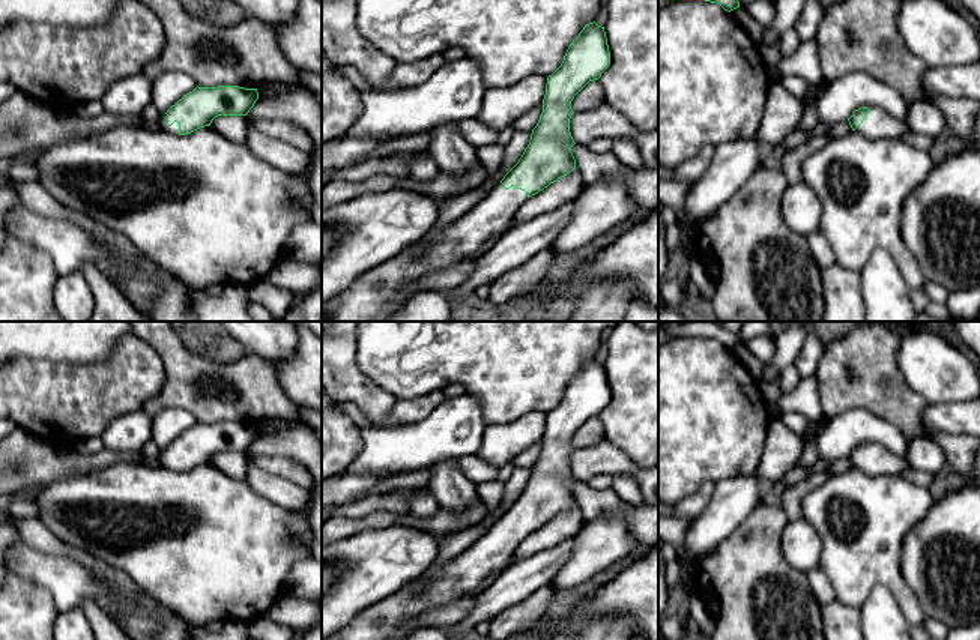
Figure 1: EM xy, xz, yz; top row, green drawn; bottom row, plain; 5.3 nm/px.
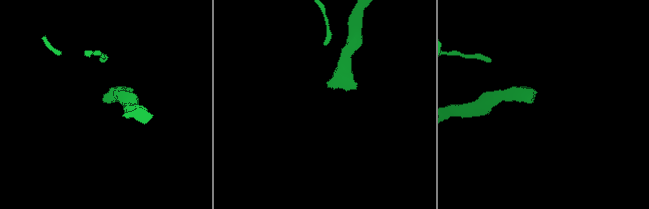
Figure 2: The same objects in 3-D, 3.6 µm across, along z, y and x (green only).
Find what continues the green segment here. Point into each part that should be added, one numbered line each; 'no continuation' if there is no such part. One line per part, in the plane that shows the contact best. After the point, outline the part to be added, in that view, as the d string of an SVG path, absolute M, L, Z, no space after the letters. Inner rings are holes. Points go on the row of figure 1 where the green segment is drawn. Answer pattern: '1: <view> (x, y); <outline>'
1: xy (173, 129); M162 113L159 116L158 122L159 122L161 131L165 131L165 132L173 134L173 135L179 135L179 123L174 122L171 126L168 126L165 113Z

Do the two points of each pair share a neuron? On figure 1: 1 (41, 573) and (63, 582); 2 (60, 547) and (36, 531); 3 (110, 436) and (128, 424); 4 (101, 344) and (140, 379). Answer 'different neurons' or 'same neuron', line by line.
1: same neuron
2: same neuron
3: same neuron
4: different neurons

